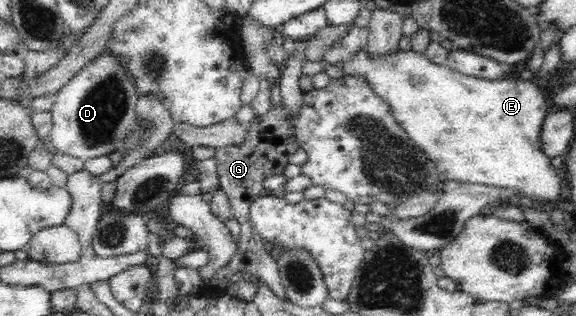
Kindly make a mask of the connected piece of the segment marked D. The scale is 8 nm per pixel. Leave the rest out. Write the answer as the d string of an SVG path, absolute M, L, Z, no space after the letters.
M98 55L55 94L52 130L48 136L53 148L60 154L84 161L123 148L125 136L137 123L137 101L132 79L122 71L120 59Z

